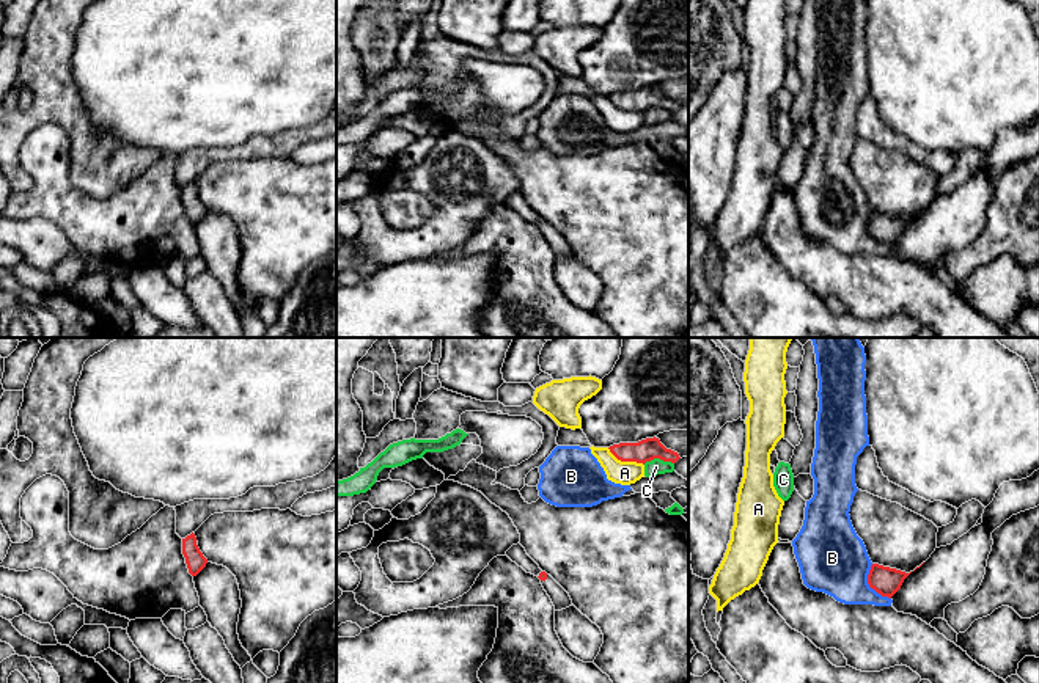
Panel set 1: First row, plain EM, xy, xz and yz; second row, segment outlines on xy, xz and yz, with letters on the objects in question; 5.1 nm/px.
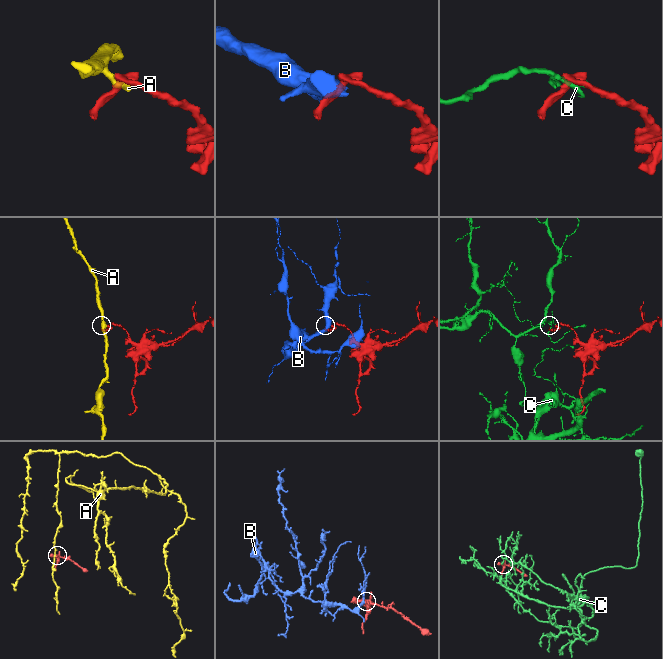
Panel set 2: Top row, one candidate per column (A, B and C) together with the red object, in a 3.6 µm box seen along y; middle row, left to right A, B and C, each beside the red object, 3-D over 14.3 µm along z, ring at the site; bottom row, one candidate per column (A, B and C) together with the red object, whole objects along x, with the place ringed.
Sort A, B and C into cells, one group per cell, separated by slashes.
A / B / C

